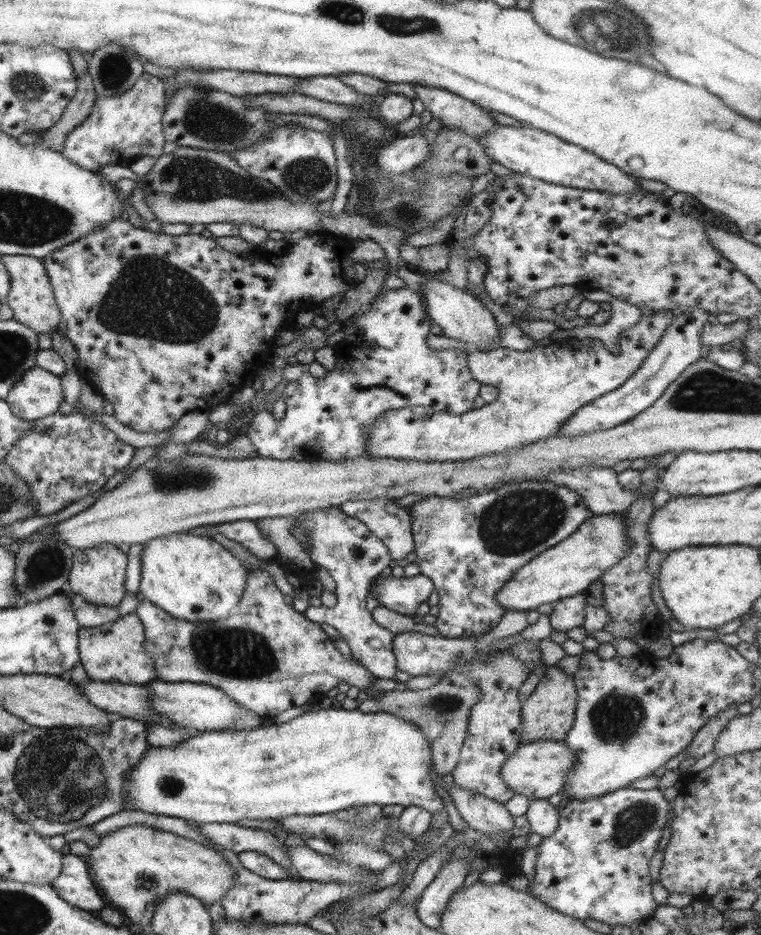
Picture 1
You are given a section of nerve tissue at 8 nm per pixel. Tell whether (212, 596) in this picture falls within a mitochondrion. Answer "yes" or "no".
no

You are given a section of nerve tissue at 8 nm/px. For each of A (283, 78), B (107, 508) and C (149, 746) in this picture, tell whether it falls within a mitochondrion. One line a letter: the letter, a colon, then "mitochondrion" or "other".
A: other
B: other
C: other

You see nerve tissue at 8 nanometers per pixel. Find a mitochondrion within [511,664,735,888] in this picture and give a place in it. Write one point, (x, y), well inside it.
(616, 717)

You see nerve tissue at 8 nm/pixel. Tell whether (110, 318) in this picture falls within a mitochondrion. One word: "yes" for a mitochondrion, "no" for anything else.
yes

